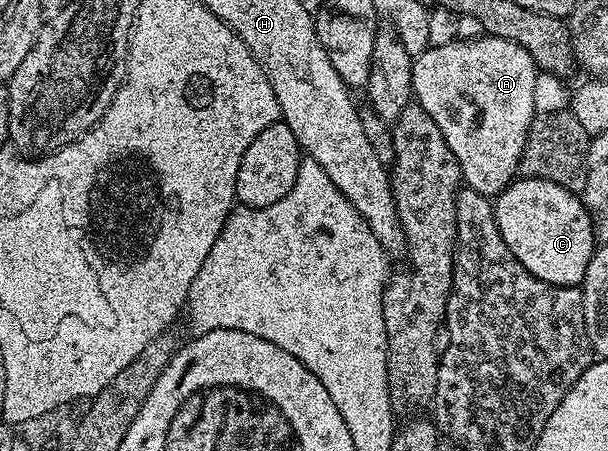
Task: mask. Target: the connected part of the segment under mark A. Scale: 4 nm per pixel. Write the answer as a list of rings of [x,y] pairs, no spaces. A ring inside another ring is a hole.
[[[483,34],[478,39],[458,38],[450,44],[428,46],[421,55],[411,60],[411,67],[415,102],[426,109],[426,113],[434,117],[434,125],[442,129],[442,137],[446,137],[446,145],[450,145],[450,153],[454,153],[460,166],[461,180],[483,195],[501,195],[517,178],[526,133],[537,116],[534,81],[538,68],[530,53],[514,41]]]

